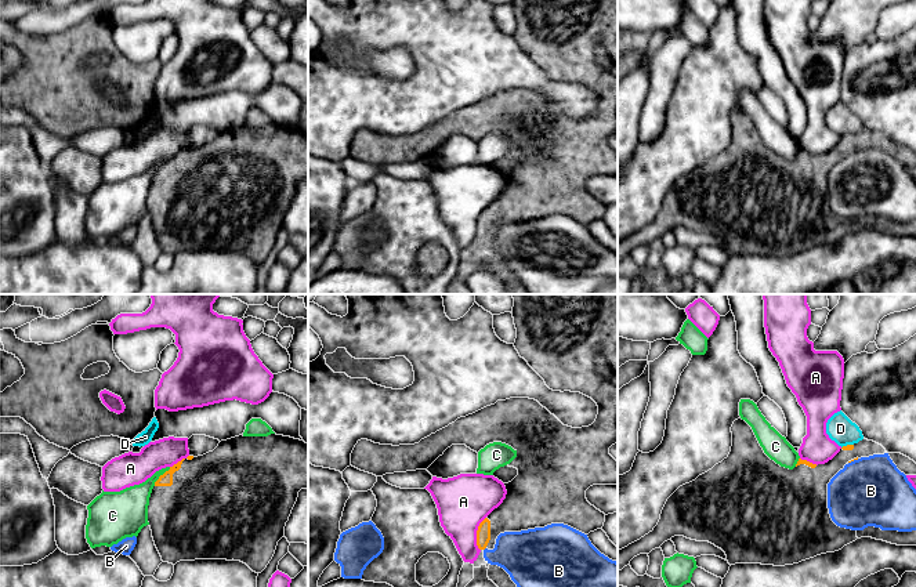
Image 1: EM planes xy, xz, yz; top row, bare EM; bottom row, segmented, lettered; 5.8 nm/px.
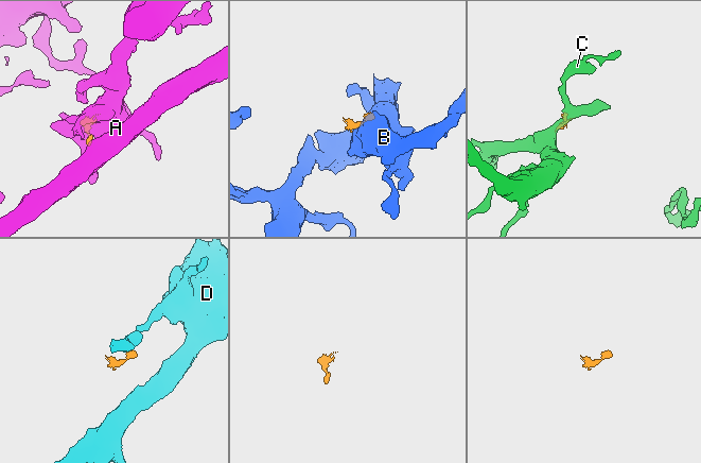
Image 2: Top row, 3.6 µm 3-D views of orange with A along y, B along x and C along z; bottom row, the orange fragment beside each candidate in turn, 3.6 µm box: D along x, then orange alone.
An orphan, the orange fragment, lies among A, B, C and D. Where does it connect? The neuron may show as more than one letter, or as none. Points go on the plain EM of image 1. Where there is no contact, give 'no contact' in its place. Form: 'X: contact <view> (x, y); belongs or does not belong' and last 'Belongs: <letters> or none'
A: contact xz (477, 224); does not belong
B: contact yz (853, 151); does not belong
C: contact xy (160, 166); does not belong
D: contact yz (847, 136); does not belong
Belongs: none

